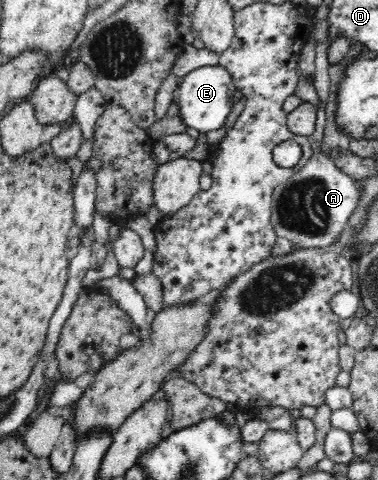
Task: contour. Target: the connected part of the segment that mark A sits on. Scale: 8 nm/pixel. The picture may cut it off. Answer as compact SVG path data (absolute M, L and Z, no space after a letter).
M328 19L317 23L311 30L311 38L317 40L315 49L314 86L320 100L316 111L315 131L312 133L312 155L294 175L275 187L270 207L270 220L276 230L276 237L288 239L294 249L325 248L334 250L337 239L342 238L348 218L360 203L358 180L346 174L334 164L334 160L321 152L326 121L326 104L331 80L328 74L327 51L329 49Z

